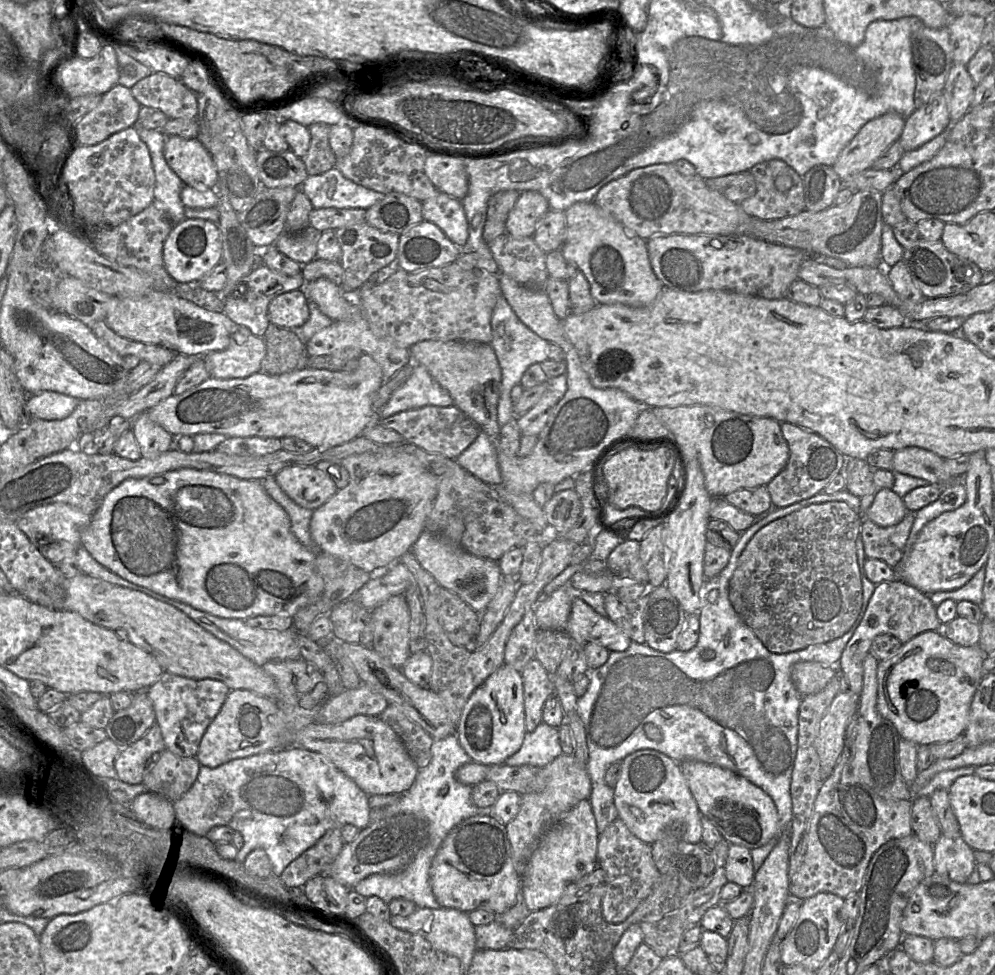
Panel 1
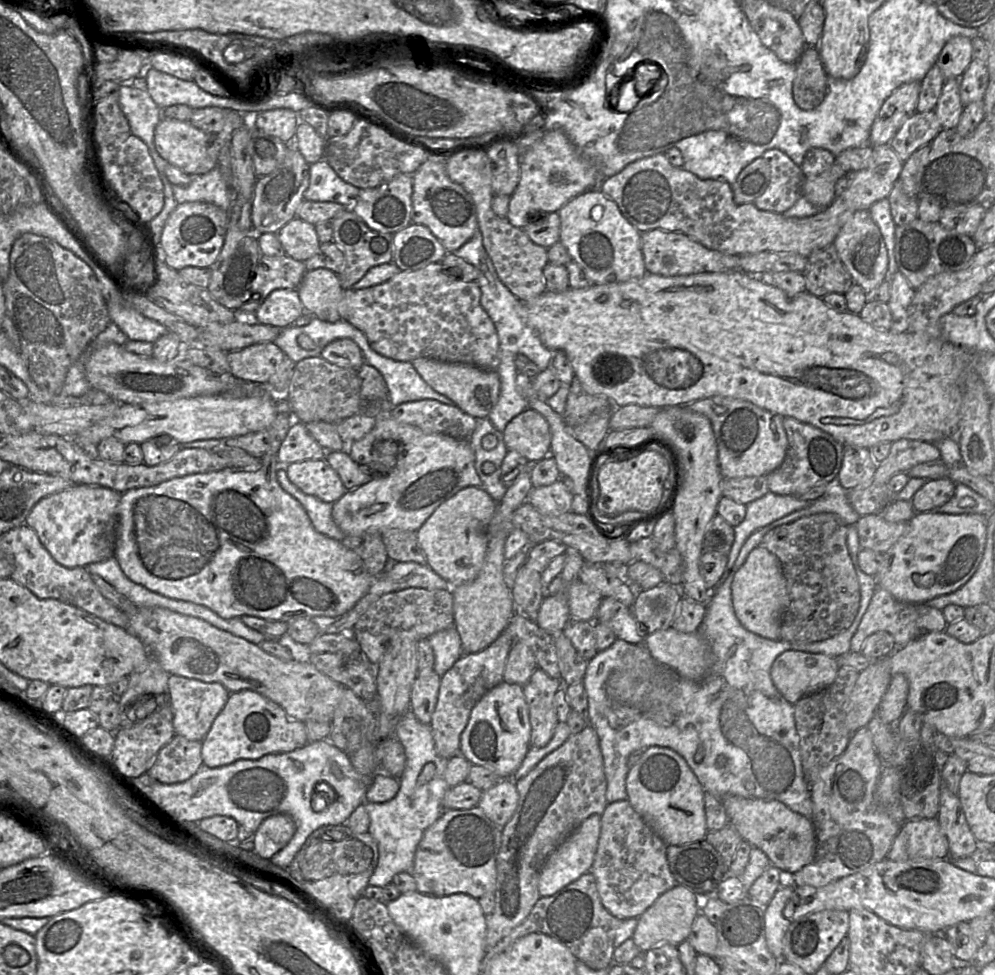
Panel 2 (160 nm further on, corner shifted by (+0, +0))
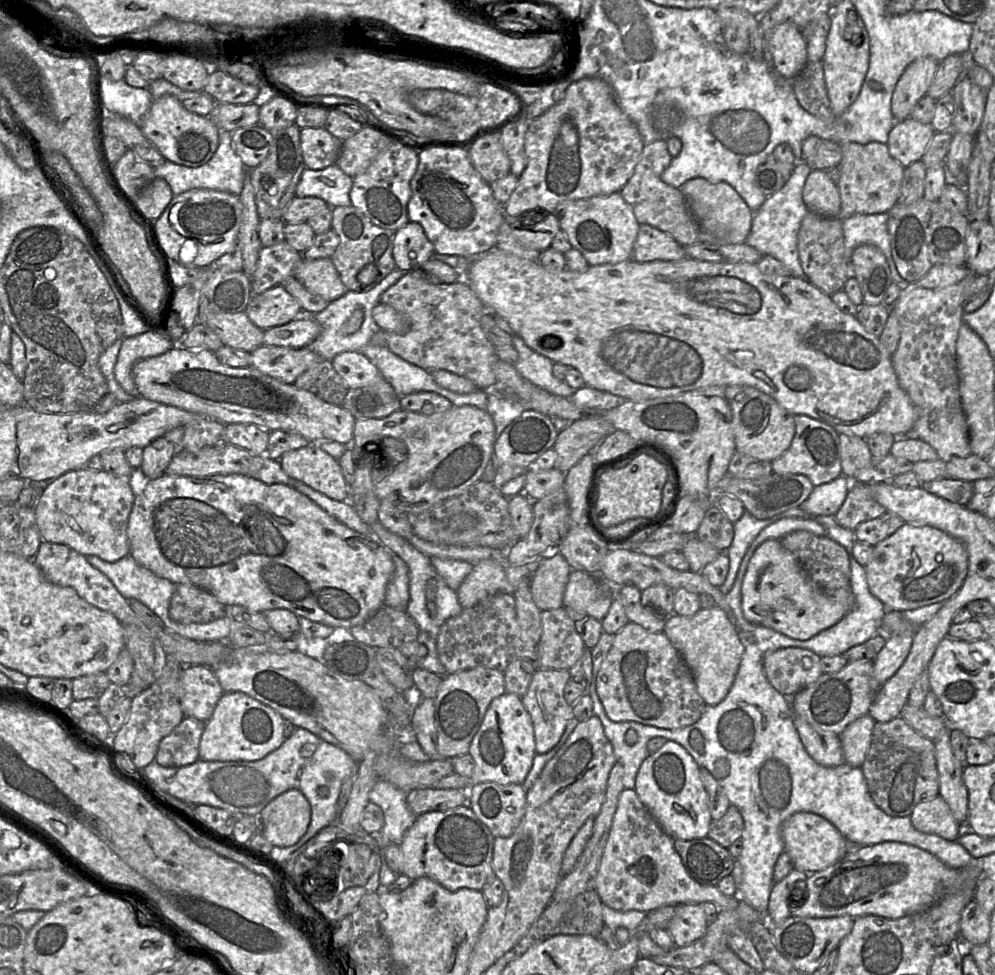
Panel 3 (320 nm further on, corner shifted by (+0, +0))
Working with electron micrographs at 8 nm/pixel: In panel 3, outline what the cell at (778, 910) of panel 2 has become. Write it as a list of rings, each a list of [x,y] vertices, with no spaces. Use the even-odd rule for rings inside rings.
[[[793,869],[785,878],[772,887],[766,917],[772,926],[779,925],[786,918],[791,916],[790,904],[794,893],[796,882],[805,881],[807,878],[805,872]]]

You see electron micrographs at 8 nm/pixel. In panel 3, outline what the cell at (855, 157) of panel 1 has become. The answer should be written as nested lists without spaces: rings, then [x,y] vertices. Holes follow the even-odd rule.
[[[932,57],[913,61],[899,78],[891,101],[891,111],[897,122],[910,117],[917,103],[927,95],[939,66]]]

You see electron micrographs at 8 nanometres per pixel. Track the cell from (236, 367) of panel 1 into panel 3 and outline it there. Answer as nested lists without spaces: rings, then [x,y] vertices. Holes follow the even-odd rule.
[[[261,345],[250,356],[251,367],[286,384],[294,384],[302,373],[323,360],[307,347],[292,349]]]

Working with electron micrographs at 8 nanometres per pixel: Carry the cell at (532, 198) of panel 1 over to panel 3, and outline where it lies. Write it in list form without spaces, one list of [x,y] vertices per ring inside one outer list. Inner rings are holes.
[[[586,77],[575,81],[567,88],[564,98],[553,105],[550,109],[544,112],[539,117],[529,120],[529,127],[525,135],[524,150],[527,157],[527,165],[519,176],[518,185],[512,192],[509,200],[503,205],[505,216],[510,220],[521,219],[521,215],[527,213],[529,217],[534,216],[532,212],[537,212],[538,215],[552,213],[555,208],[566,200],[579,200],[597,195],[609,195],[615,192],[620,192],[623,186],[628,182],[634,173],[634,169],[641,158],[645,144],[636,127],[636,125],[626,116],[615,100],[614,93],[610,85],[601,78]]]

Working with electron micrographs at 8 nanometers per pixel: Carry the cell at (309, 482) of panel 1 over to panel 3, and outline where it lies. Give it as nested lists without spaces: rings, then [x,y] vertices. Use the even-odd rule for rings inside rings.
[[[318,443],[290,451],[283,455],[280,464],[292,479],[337,501],[350,498],[350,485],[345,481],[337,459],[327,454]]]

